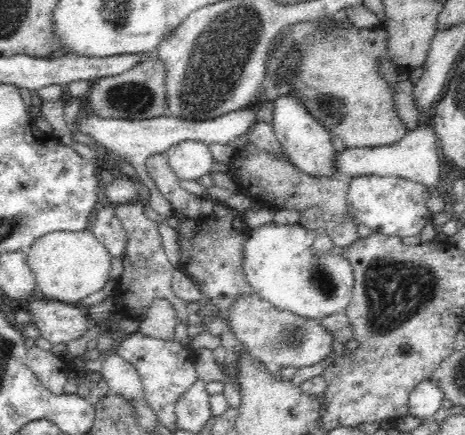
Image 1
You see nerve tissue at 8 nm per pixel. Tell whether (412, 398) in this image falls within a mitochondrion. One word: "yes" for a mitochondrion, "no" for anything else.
no

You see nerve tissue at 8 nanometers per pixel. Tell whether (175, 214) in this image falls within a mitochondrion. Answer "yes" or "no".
no

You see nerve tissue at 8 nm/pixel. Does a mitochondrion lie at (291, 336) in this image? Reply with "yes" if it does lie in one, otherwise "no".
yes

